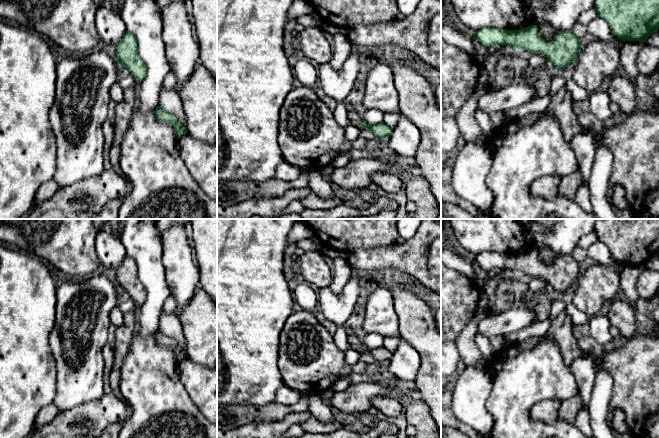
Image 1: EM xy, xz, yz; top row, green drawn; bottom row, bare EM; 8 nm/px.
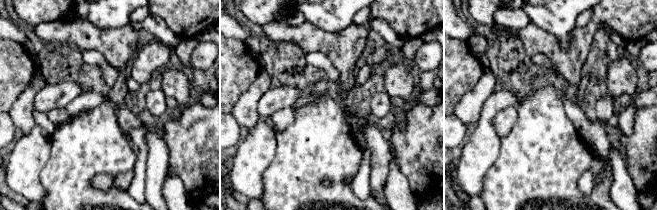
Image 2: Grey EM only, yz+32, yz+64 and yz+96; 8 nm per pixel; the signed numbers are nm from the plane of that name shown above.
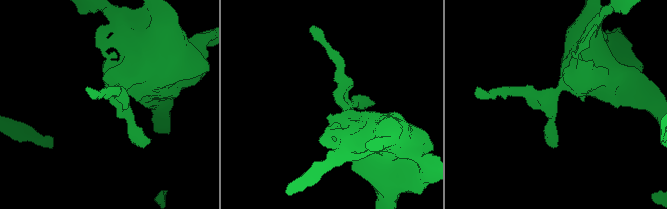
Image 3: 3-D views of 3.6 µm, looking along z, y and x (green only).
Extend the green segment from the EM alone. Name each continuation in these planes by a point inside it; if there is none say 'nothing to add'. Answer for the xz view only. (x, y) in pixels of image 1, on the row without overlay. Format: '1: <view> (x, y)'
1: xz (354, 341)

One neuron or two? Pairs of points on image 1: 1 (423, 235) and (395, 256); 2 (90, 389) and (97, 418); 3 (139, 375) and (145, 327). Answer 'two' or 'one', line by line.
1: one
2: two
3: two

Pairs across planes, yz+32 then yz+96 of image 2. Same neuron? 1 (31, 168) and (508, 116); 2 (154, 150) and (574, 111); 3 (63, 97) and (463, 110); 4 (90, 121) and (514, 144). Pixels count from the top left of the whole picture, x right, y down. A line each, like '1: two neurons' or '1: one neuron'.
1: two neurons
2: one neuron
3: two neurons
4: one neuron

